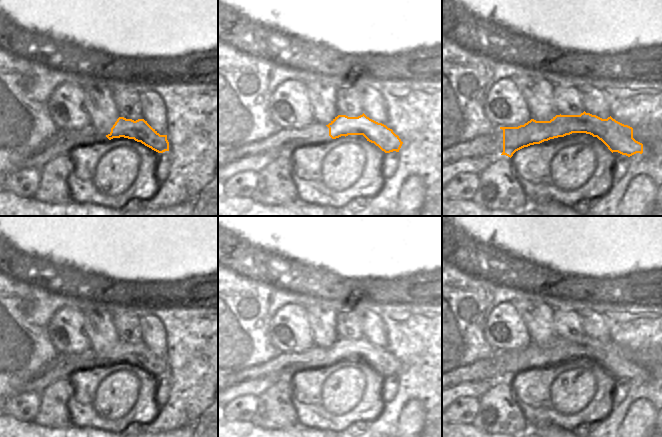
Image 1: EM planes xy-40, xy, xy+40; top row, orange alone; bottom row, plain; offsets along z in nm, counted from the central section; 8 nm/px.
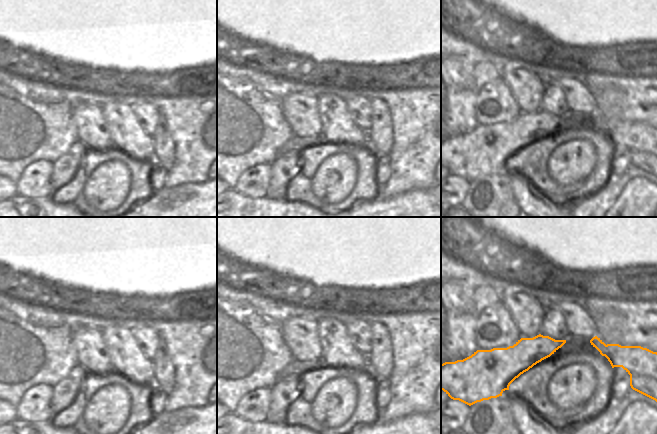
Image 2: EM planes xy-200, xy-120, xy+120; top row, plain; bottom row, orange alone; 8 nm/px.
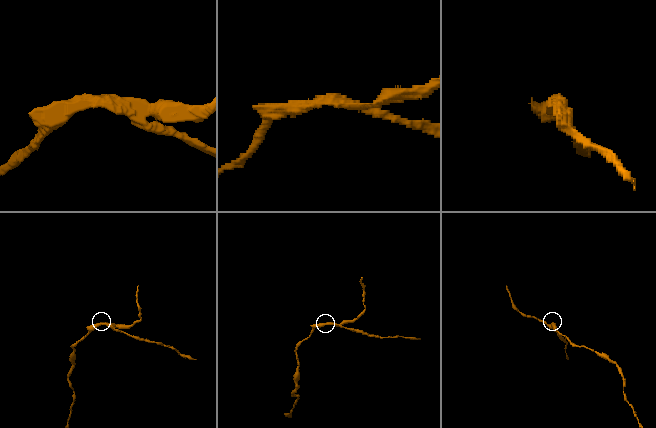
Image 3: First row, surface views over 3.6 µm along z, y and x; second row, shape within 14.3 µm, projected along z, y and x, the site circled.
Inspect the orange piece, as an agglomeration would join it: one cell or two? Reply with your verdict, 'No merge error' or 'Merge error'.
Merge error

